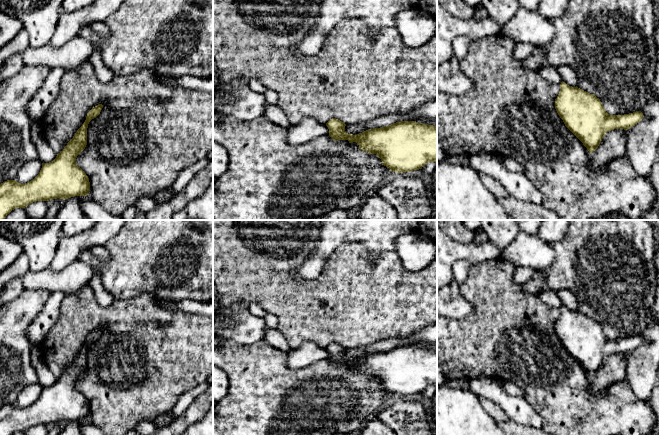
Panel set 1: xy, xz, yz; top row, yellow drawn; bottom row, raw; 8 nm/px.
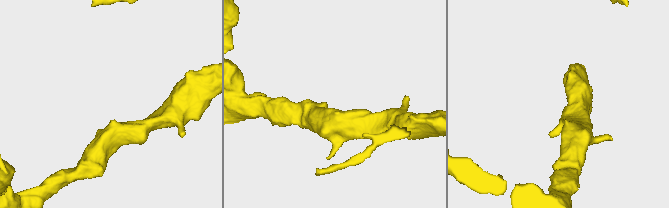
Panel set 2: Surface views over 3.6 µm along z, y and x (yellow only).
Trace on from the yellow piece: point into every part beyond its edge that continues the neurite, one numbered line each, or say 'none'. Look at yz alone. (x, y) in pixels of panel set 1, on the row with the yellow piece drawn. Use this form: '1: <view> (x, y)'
1: yz (551, 74)

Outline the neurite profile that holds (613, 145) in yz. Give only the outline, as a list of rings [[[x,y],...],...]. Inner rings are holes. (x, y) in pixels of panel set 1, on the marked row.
[[[611,130],[603,136],[598,148],[592,152],[590,168],[596,172],[601,171],[611,161],[625,157],[626,153],[626,130]]]

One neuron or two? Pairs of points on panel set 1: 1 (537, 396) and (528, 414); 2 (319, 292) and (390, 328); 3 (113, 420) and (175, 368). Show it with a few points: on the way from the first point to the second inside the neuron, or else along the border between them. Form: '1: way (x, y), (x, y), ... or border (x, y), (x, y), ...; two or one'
1: border (523, 397), (539, 414), (542, 424); two
2: way (337, 303), (365, 303), (372, 310); one
3: way (128, 405), (160, 375); one

